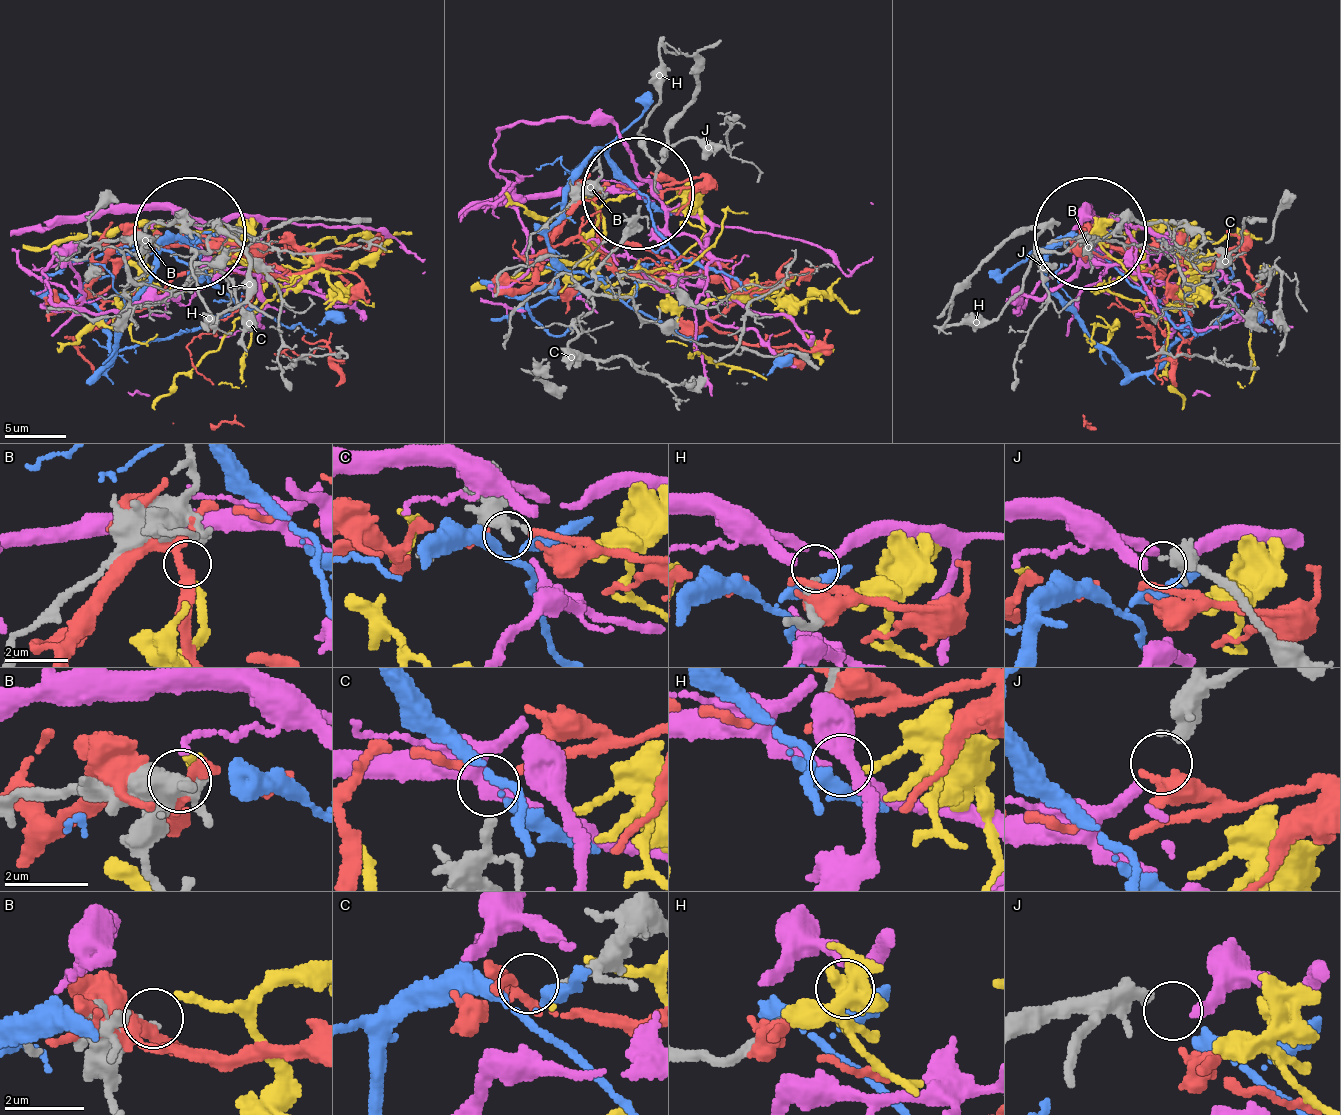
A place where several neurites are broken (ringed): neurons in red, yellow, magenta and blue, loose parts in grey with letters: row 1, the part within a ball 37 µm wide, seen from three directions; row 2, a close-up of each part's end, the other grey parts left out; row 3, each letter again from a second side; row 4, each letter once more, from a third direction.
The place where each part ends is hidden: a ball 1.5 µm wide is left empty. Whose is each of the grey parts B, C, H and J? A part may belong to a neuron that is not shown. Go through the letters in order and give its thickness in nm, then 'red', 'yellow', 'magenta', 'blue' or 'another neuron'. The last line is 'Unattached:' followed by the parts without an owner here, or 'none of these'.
B: calibre 180 nm; yellow
C: calibre 160 nm; another neuron
H: calibre 240 nm; another neuron
J: calibre 240 nm; magenta
Unattached: C, H

